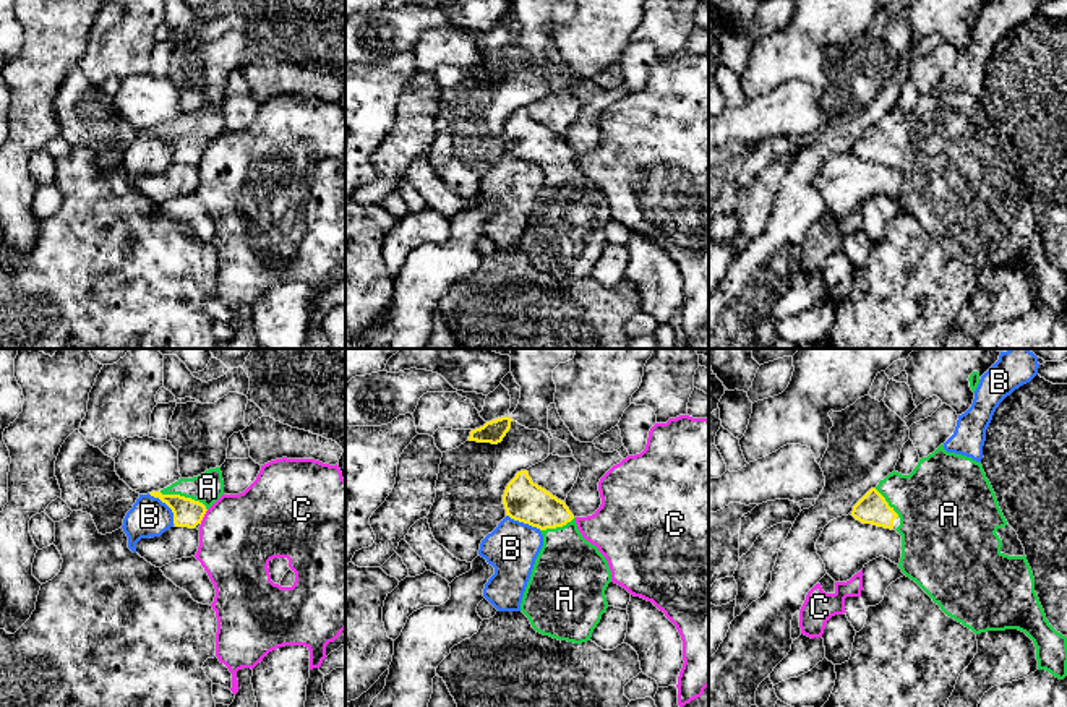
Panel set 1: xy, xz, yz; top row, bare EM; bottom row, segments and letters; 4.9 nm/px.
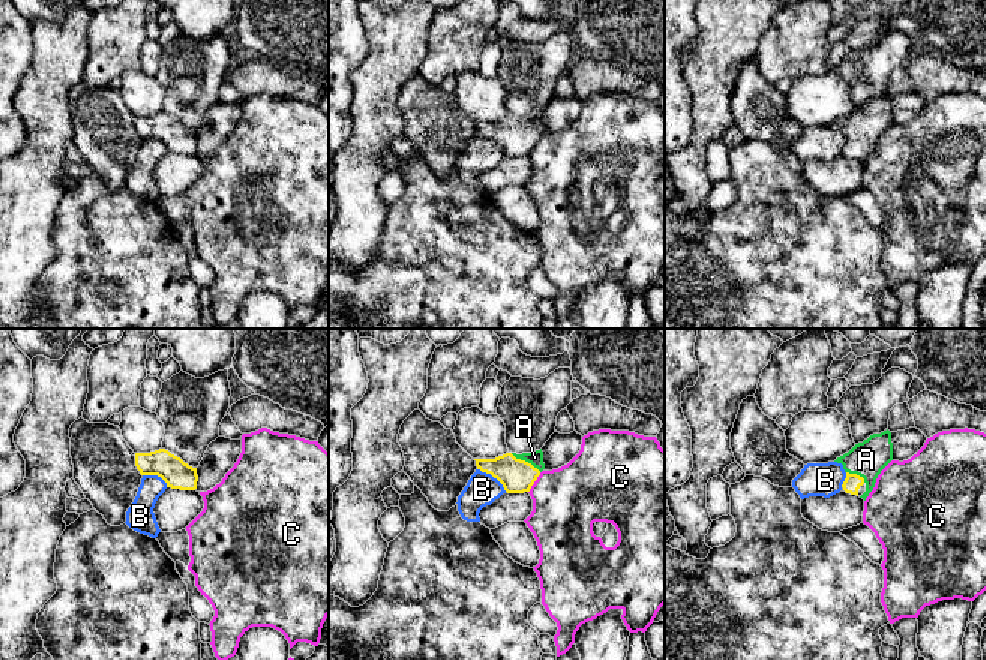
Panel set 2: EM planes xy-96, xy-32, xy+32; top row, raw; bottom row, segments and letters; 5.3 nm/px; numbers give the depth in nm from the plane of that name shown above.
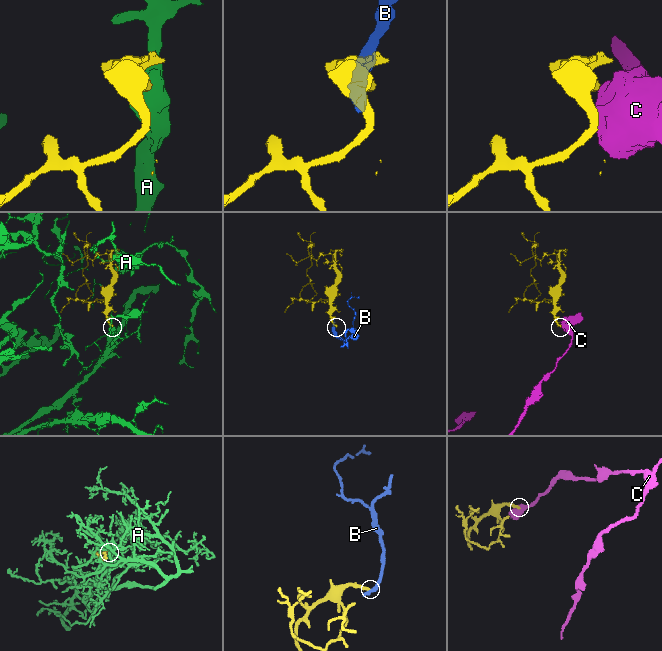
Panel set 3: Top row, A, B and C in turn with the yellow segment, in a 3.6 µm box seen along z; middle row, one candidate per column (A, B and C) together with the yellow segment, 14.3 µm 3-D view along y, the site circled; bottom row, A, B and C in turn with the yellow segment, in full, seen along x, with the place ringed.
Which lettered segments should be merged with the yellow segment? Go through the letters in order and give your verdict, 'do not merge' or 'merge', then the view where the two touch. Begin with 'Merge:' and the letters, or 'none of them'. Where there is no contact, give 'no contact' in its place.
Merge: A
A: merge | xy
B: do not merge | xy
C: do not merge | xy

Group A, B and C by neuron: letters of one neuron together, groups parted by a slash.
A / B / C

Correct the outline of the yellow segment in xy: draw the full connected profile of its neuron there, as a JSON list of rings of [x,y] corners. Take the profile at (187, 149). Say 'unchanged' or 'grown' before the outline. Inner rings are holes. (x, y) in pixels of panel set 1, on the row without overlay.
grown; [[[221,104],[209,105],[193,115],[180,115],[149,131],[172,146],[175,164],[195,165],[201,161],[206,148],[224,131]]]

